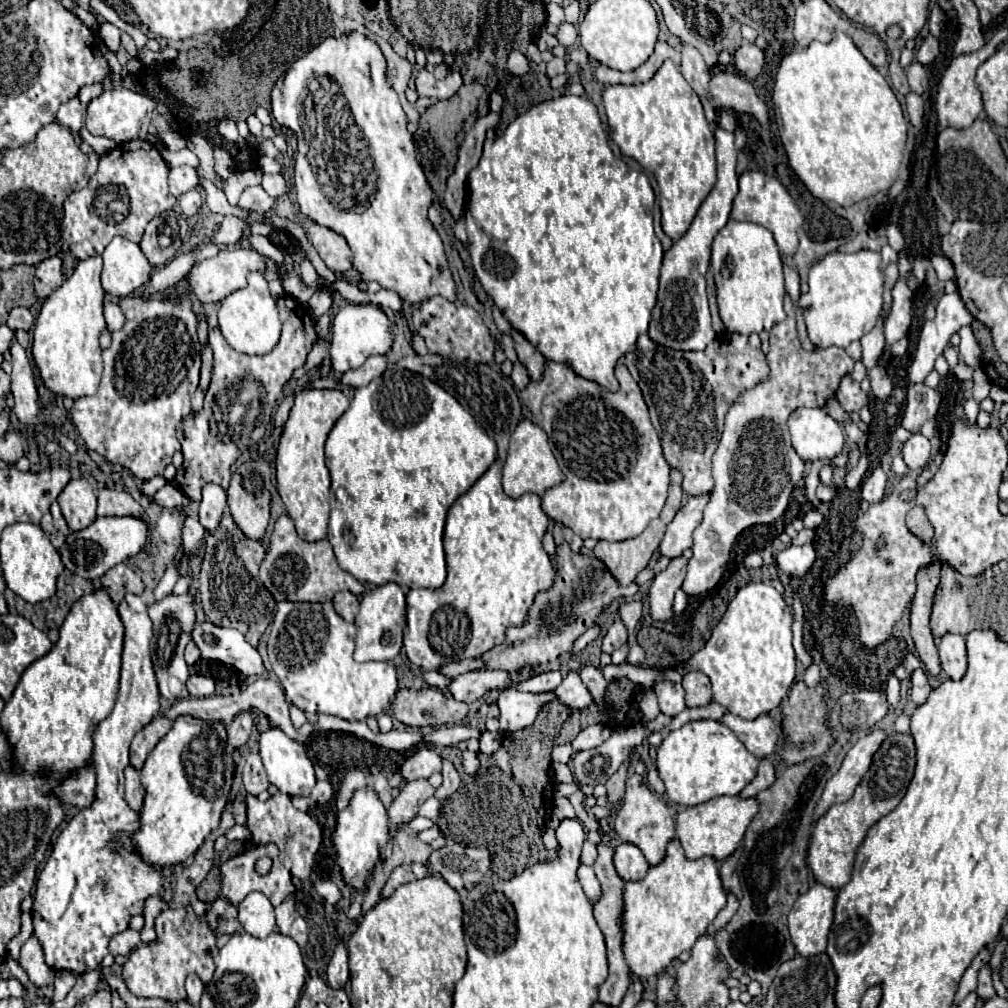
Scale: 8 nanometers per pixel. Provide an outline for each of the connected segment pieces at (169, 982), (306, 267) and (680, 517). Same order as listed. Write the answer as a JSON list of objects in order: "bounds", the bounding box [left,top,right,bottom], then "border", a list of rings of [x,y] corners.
[{"bounds":[123,906,219,1000],"border":[[[185,906],[185,908],[179,908],[179,910],[163,910],[157,920],[155,920],[155,932],[157,932],[157,940],[151,942],[151,944],[139,944],[127,958],[127,962],[123,964],[123,980],[129,988],[129,992],[137,998],[165,998],[165,1000],[185,1000],[187,994],[185,994],[185,978],[187,974],[199,974],[199,978],[203,980],[203,984],[207,984],[213,976],[213,970],[215,970],[215,964],[213,964],[213,958],[217,956],[219,948],[217,948],[217,938],[211,934],[207,922],[203,922],[203,918],[199,918],[191,906]]]},{"bounds":[300,258,319,286],"border":[[[304,258],[302,260],[300,264],[300,269],[301,269],[301,280],[307,286],[313,286],[318,280],[319,276],[316,273],[313,265],[307,258]]]},{"bounds":[659,494,709,558],"border":[[[709,494],[703,496],[691,496],[685,506],[675,514],[673,522],[667,526],[665,538],[661,540],[659,552],[665,558],[677,558],[687,550],[693,542],[693,532],[699,526],[703,518],[703,510],[709,502]]]}]

